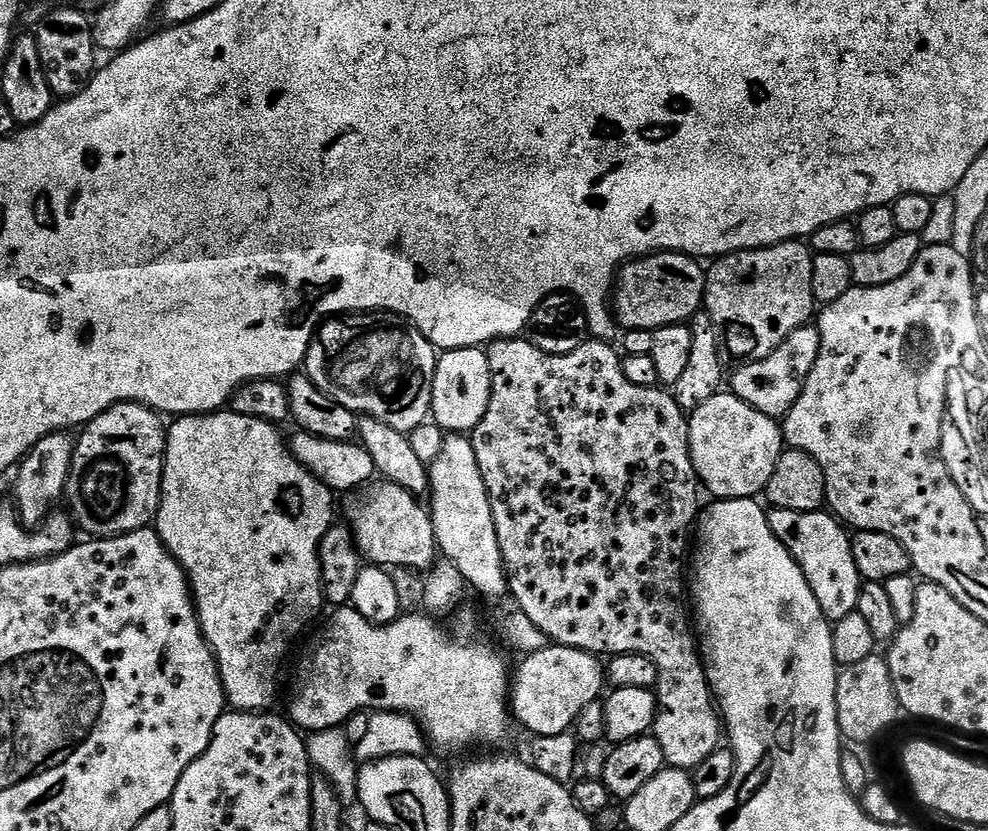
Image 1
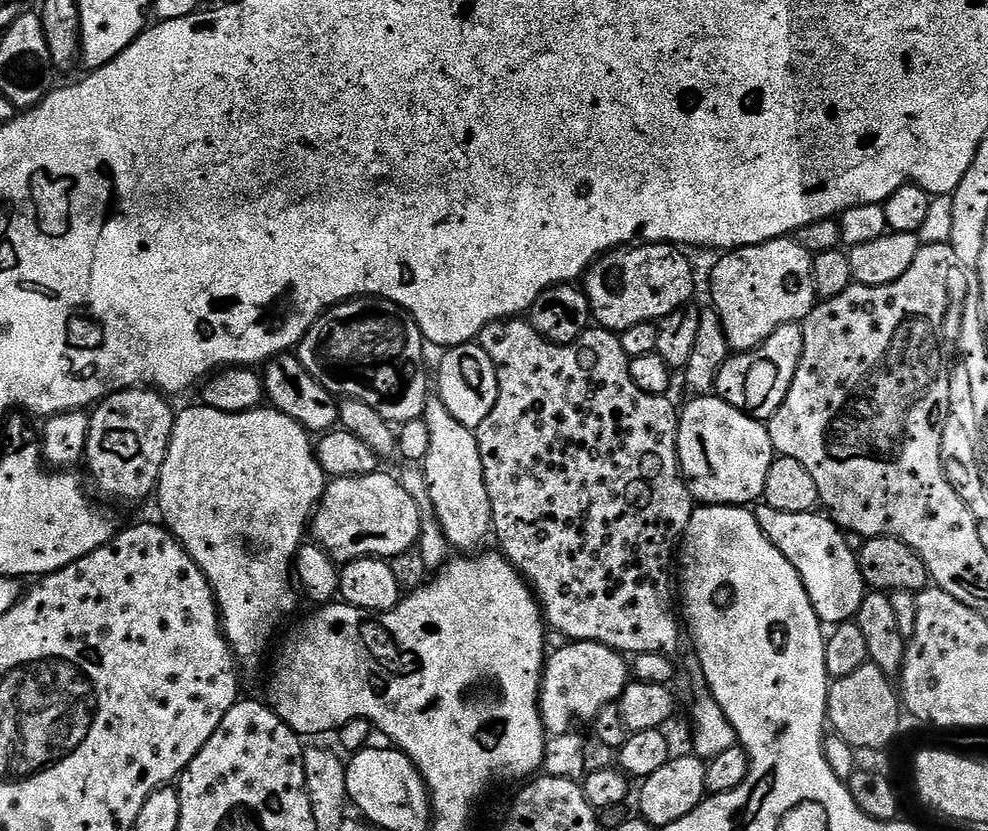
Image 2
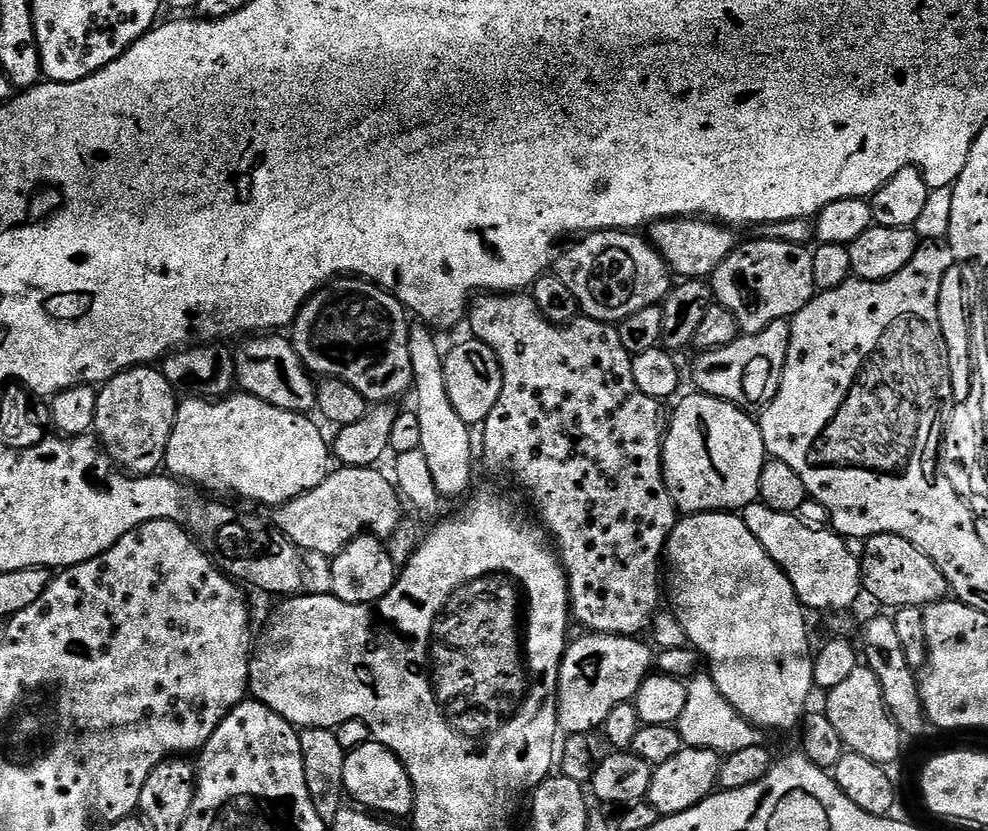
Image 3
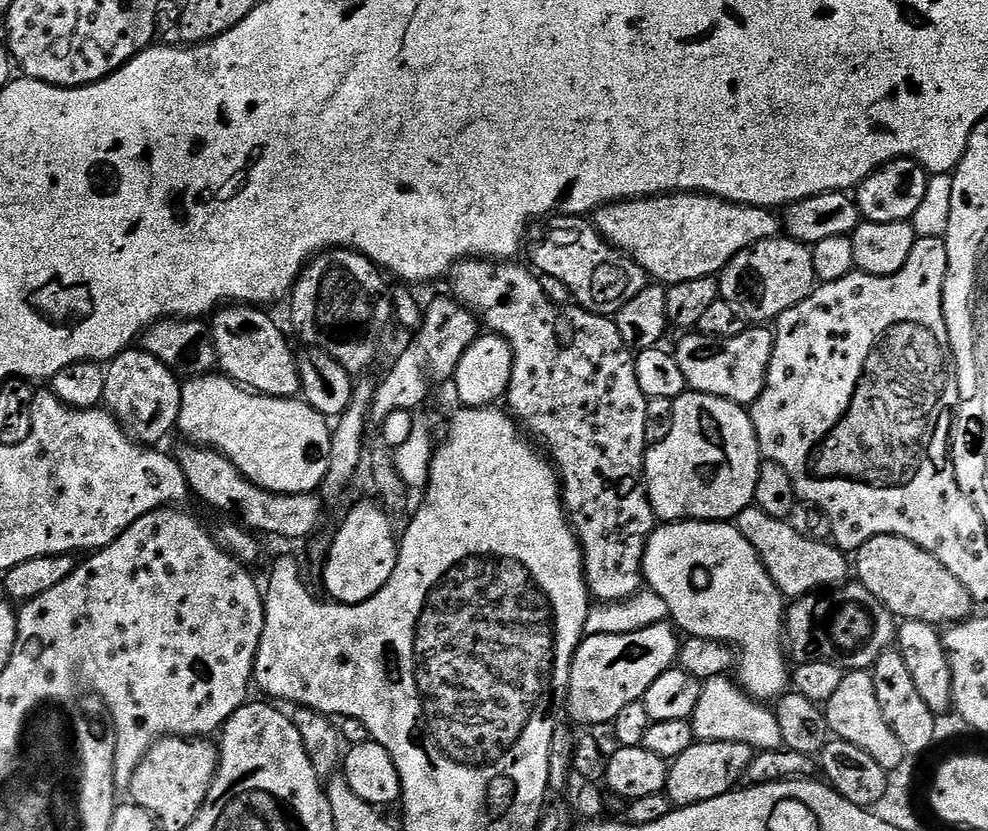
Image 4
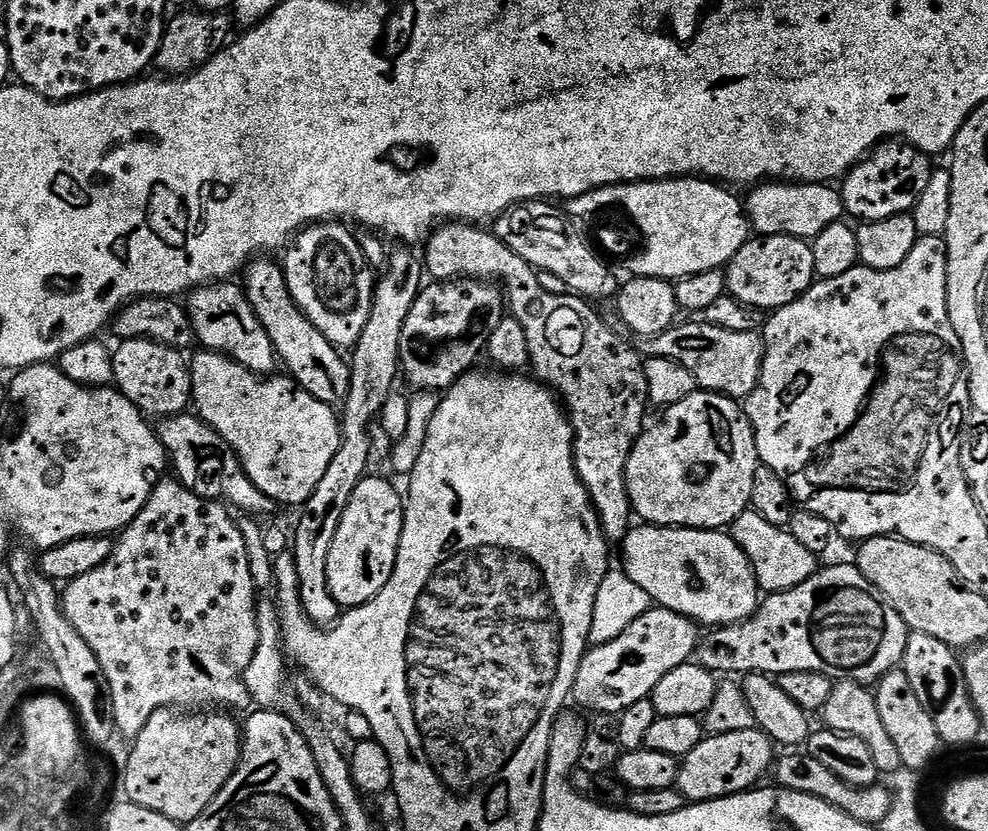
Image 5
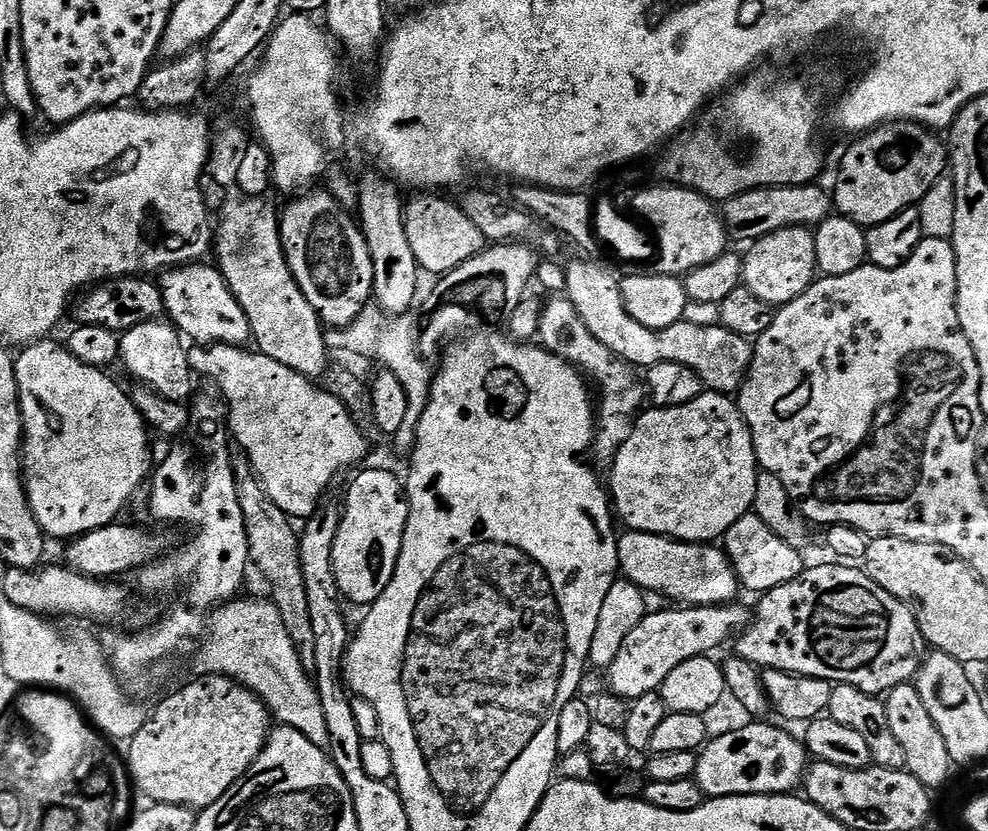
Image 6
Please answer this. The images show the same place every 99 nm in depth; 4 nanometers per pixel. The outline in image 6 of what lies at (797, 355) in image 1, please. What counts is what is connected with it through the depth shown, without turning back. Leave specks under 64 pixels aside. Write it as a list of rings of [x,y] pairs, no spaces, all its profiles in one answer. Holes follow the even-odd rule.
[[[580,258],[567,265],[566,299],[578,310],[582,322],[606,346],[626,363],[640,370],[653,368],[662,362],[678,362],[690,366],[700,375],[705,389],[725,394],[739,393],[748,377],[748,367],[752,365],[753,345],[745,337],[736,336],[719,323],[688,324],[681,322],[669,328],[647,328],[642,322],[634,322],[622,302],[620,280],[612,277],[600,264],[591,264],[591,259]]]

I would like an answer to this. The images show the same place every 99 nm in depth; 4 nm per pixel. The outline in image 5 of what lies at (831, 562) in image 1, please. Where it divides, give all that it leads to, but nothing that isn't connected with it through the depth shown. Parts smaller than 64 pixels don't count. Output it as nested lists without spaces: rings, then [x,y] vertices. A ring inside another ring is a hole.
[[[755,510],[743,514],[730,526],[730,534],[748,556],[756,578],[765,593],[784,592],[788,588],[806,582],[818,570],[818,556],[806,550],[787,527],[771,524]]]

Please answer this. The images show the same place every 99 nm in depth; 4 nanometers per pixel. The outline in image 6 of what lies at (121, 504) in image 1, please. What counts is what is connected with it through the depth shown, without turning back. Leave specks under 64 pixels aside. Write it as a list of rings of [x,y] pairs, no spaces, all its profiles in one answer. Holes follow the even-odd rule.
[[[167,319],[142,322],[123,333],[120,336],[119,363],[124,364],[125,370],[136,379],[136,382],[143,387],[152,388],[173,402],[184,399],[187,401],[193,395],[194,373],[188,361],[188,348],[175,324]]]

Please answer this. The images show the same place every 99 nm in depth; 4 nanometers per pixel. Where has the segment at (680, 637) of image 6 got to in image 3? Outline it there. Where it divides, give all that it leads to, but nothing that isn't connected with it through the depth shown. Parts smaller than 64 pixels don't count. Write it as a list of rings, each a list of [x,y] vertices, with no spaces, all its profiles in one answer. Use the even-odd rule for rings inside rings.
[[[584,634],[581,640],[573,639],[564,649],[558,678],[558,722],[559,731],[564,734],[597,731],[604,719],[614,710],[614,706],[629,703],[654,668],[654,652],[643,644],[643,639],[635,636],[605,636],[603,634]]]

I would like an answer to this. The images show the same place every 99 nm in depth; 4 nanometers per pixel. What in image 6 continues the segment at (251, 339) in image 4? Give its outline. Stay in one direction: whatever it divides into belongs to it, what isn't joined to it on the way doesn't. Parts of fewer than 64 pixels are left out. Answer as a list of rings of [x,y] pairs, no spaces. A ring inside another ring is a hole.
[[[193,262],[175,269],[167,269],[158,280],[163,304],[171,323],[189,341],[203,342],[205,345],[223,344],[244,346],[249,343],[252,328],[248,325],[246,312],[234,298],[225,278],[213,265],[204,262]]]

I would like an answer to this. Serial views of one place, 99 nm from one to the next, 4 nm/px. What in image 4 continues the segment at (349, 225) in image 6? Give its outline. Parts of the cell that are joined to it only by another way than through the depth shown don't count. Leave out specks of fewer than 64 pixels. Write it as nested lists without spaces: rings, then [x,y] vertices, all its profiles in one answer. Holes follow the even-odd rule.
[[[333,248],[313,256],[290,293],[293,326],[300,331],[306,343],[313,344],[313,349],[332,355],[348,373],[366,371],[376,360],[380,335],[387,330],[388,323],[392,324],[394,320],[392,297],[388,292],[384,293],[384,279],[385,273],[355,250]]]

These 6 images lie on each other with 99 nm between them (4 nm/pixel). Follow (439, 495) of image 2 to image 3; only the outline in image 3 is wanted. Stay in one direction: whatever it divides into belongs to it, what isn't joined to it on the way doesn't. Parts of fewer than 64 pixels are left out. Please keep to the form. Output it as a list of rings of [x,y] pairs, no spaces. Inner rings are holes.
[[[414,322],[409,325],[412,396],[416,398],[414,411],[421,426],[420,450],[432,472],[432,478],[441,497],[460,496],[470,486],[472,474],[472,438],[470,426],[456,412],[445,377],[444,356],[434,338],[435,333],[427,324]]]

